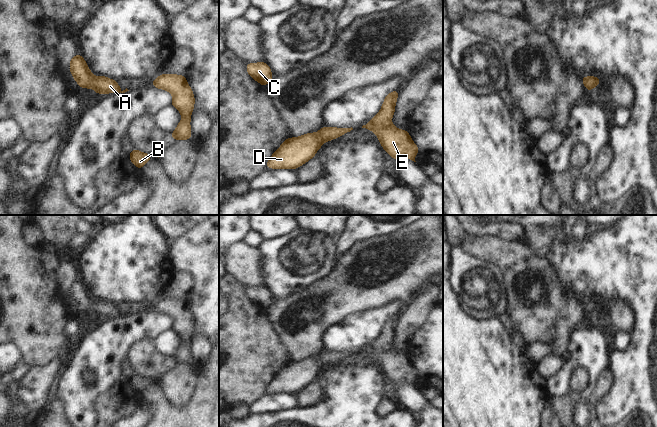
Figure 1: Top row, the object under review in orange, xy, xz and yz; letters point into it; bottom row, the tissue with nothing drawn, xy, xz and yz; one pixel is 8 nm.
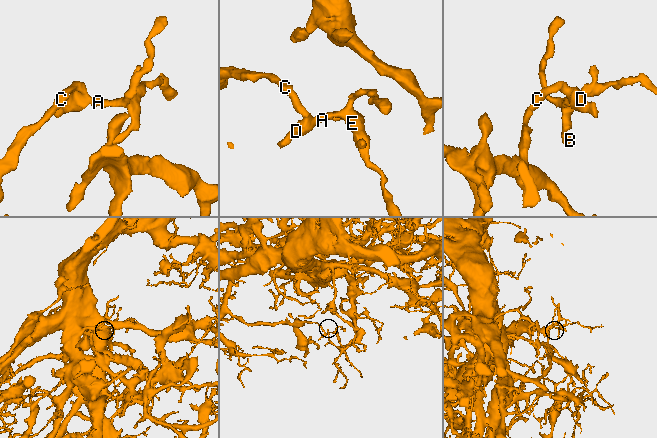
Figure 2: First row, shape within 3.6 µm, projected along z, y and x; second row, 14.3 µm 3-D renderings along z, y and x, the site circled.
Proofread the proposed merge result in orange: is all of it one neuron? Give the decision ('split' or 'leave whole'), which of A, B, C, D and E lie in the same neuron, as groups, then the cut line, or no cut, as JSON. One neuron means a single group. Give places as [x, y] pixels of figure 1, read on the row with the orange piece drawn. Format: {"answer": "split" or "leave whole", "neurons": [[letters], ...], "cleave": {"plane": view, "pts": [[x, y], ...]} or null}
{"answer": "leave whole", "neurons": [["A", "B", "C", "D", "E"]], "cleave": null}

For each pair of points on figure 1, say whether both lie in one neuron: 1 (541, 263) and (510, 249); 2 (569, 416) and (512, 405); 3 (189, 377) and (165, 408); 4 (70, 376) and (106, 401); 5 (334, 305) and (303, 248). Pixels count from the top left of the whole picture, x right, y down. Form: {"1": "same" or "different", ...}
{"1": "same", "2": "different", "3": "different", "4": "different", "5": "different"}

